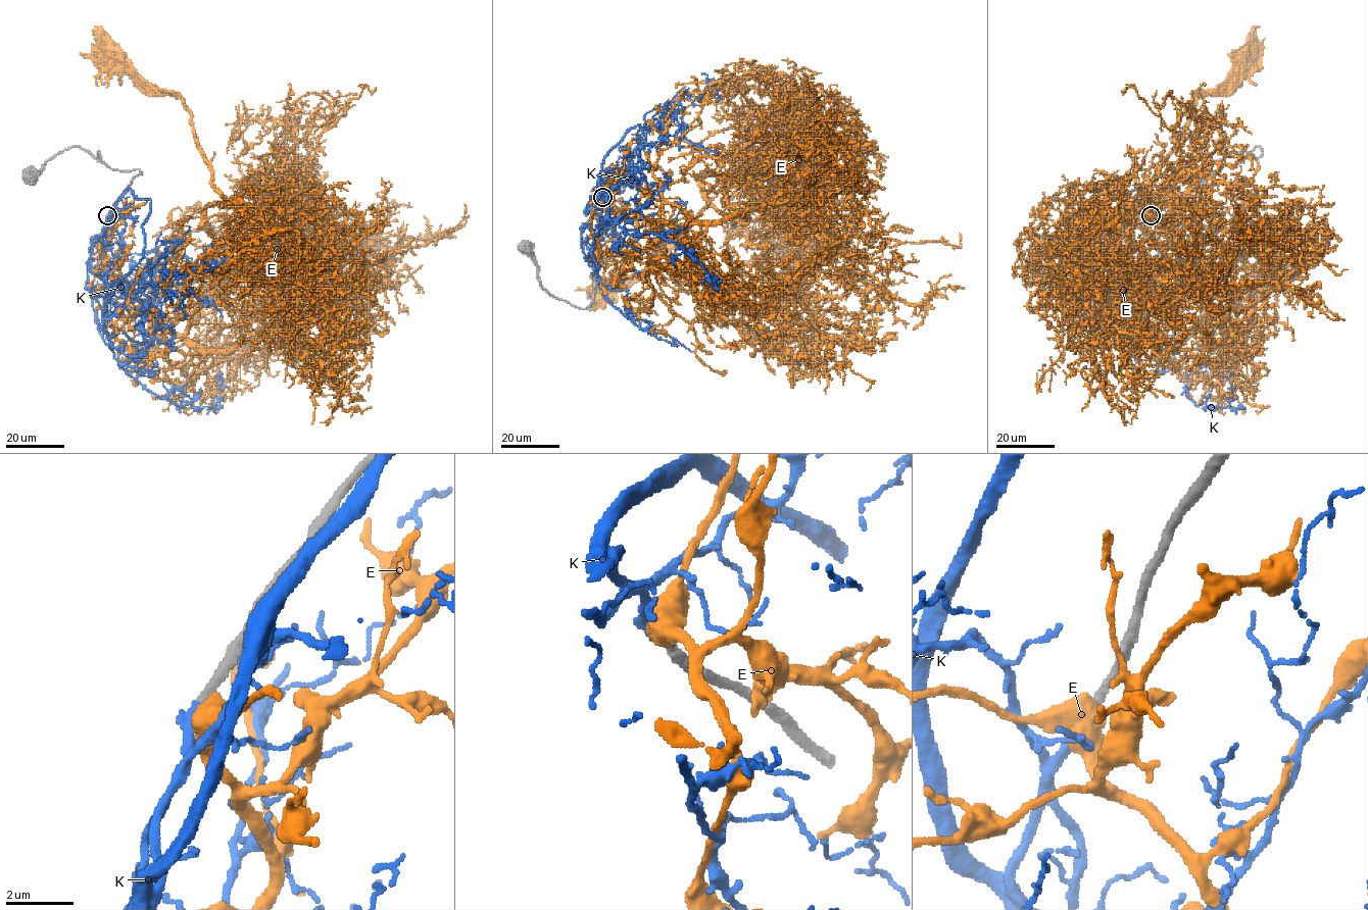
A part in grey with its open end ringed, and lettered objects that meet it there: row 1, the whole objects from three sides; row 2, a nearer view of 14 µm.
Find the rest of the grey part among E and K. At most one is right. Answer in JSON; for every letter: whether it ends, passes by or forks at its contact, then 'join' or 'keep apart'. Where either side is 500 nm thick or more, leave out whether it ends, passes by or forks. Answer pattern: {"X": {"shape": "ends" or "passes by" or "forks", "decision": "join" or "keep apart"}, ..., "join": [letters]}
{"E": {"decision": "keep apart"}, "K": {"shape": "ends", "decision": "join"}, "join": ["K"]}

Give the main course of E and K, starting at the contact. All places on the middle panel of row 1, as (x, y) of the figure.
E: (602, 197), (611, 255), (748, 220), (721, 211), (702, 178), (722, 180), (687, 236), (605, 290)
K: (602, 197), (585, 211), (604, 206), (598, 181), (607, 218), (587, 261), (604, 296), (657, 339), (676, 341)

